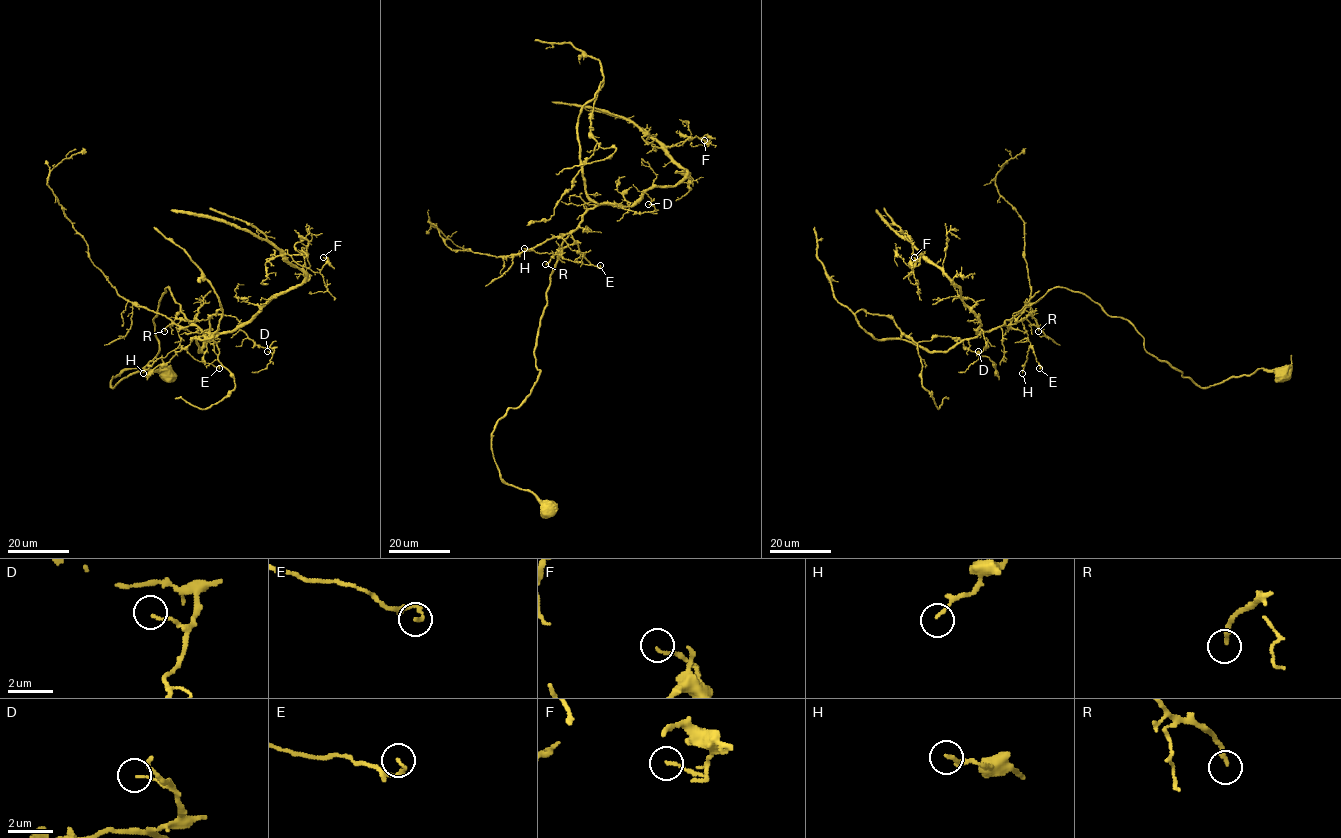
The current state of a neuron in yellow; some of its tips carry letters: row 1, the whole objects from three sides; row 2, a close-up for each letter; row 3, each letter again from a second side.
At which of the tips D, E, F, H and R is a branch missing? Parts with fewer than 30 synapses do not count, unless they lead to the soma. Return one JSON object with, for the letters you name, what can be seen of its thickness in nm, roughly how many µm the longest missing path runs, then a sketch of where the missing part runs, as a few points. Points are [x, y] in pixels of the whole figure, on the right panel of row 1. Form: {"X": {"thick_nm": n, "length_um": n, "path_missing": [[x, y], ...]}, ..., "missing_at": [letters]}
{"R": {"thick_nm": 180, "length_um": 35, "path_missing": [[1038, 331], [1038, 347], [1021, 366], [1012, 370], [1012, 389]]}, "missing_at": ["R"]}

